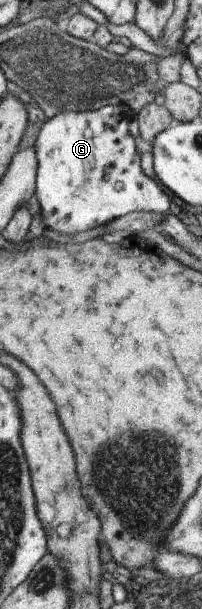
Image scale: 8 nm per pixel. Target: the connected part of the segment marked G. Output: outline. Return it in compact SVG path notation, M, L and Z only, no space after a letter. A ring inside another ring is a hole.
M104 105L94 111L61 111L44 121L35 141L34 192L39 203L39 214L43 217L47 228L73 234L100 226L127 213L161 213L168 210L167 196L139 167L139 155L133 143L134 137L127 127L134 116L128 106Z

